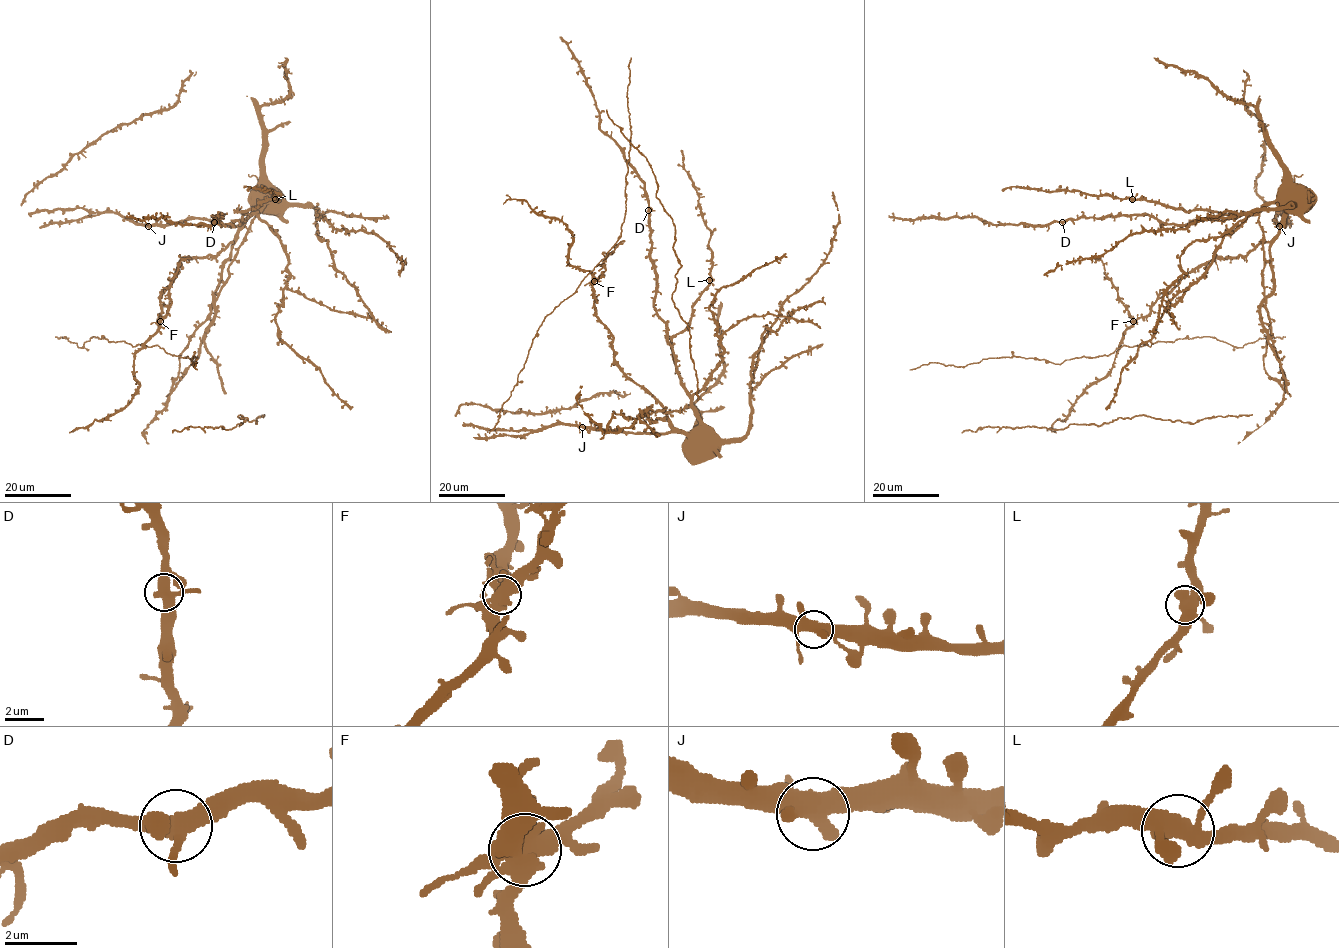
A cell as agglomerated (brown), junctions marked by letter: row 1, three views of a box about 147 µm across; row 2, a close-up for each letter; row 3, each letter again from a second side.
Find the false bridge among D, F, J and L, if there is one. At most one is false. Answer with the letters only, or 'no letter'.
F

